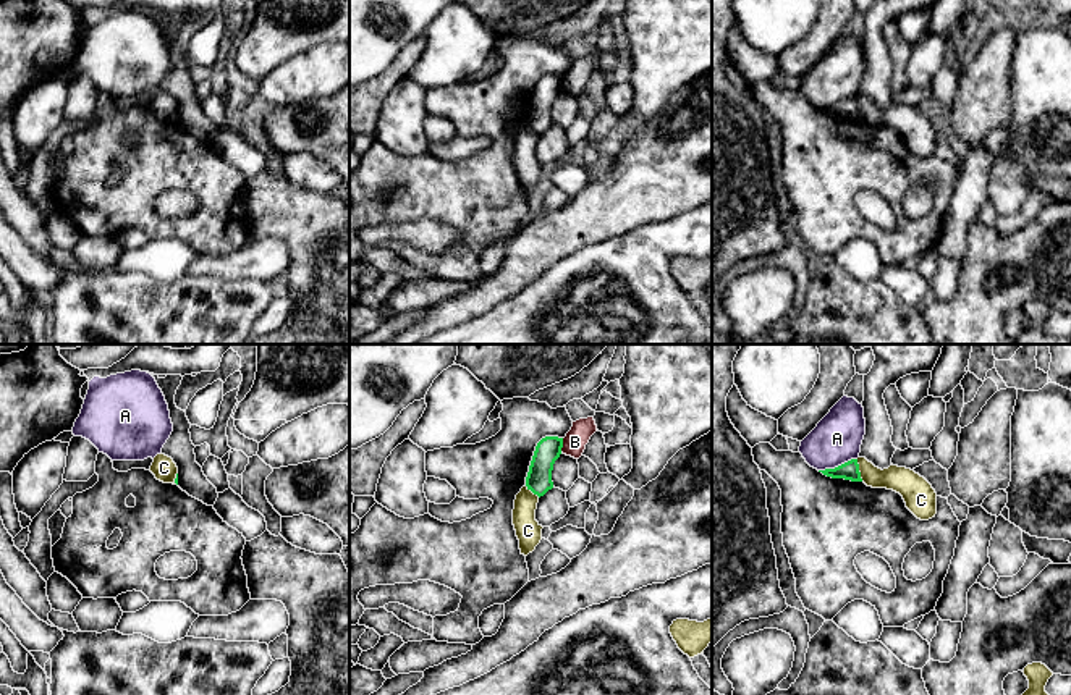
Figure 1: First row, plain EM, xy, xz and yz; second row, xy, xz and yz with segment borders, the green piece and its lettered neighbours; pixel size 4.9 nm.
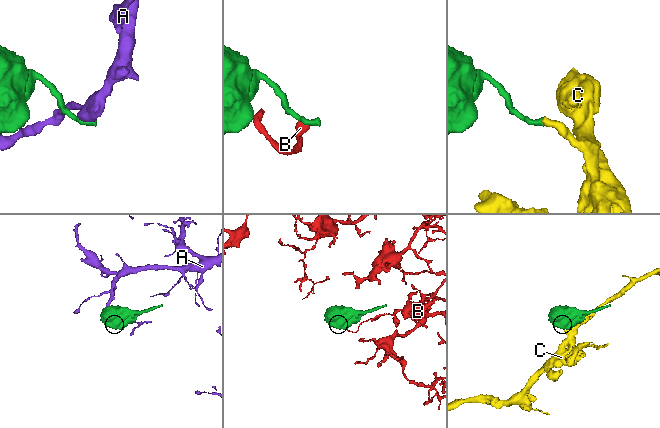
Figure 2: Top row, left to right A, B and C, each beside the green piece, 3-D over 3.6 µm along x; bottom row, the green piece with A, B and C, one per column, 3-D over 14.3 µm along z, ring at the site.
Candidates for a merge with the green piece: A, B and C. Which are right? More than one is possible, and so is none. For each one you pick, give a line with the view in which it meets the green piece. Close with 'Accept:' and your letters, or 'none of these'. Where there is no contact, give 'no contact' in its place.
Accept: none of these

